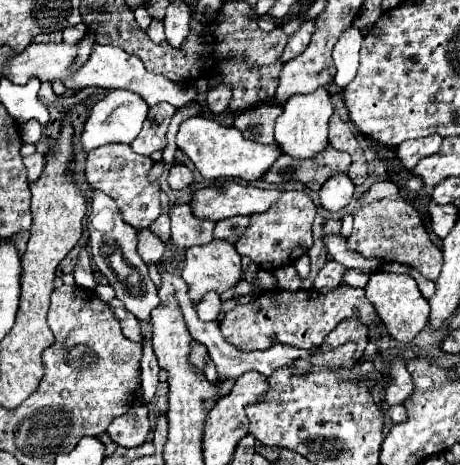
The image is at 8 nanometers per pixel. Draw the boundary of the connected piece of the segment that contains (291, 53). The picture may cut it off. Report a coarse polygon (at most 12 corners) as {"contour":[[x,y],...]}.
{"contour":[[304,21],[280,59],[286,63],[308,47],[314,21]]}

